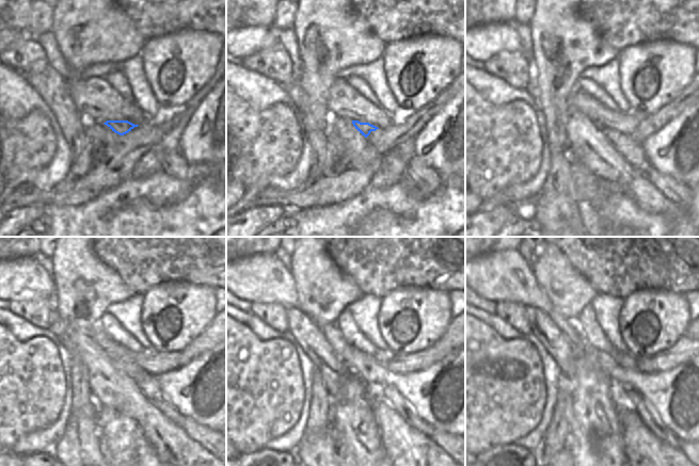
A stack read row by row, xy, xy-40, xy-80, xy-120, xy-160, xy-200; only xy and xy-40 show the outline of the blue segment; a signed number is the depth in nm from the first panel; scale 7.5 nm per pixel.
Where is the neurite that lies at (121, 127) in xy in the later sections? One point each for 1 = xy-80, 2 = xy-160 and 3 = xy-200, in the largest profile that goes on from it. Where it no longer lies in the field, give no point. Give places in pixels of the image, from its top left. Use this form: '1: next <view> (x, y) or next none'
1: next xy-80 (633, 153)
2: next xy-160 (396, 400)
3: next xy-200 (636, 401)

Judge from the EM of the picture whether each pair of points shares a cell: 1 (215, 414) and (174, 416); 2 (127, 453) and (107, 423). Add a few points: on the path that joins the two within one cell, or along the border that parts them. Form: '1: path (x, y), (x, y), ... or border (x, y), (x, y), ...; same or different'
1: border (167, 397), (183, 416); different
2: path (120, 446), (117, 444), (117, 434), (114, 431); same

